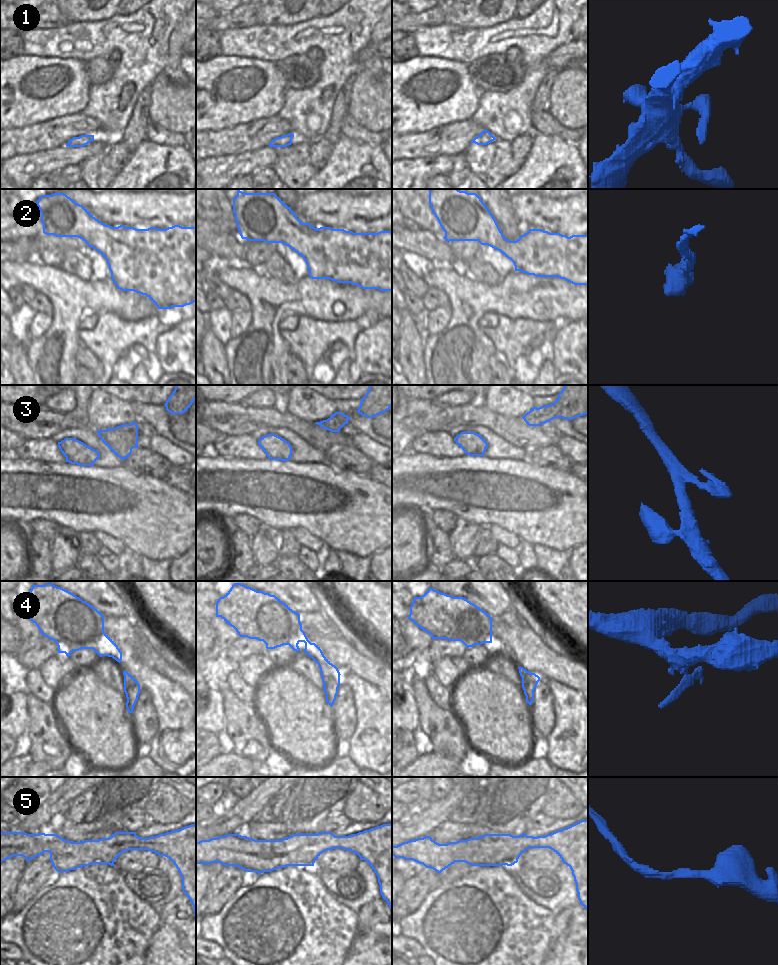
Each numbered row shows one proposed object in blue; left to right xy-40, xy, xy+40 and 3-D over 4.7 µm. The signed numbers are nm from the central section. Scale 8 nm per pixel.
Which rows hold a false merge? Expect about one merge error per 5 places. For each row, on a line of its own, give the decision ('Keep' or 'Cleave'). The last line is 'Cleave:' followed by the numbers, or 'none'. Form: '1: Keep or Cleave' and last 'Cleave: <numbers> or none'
1: Keep
2: Keep
3: Keep
4: Keep
5: Keep
Cleave: none

